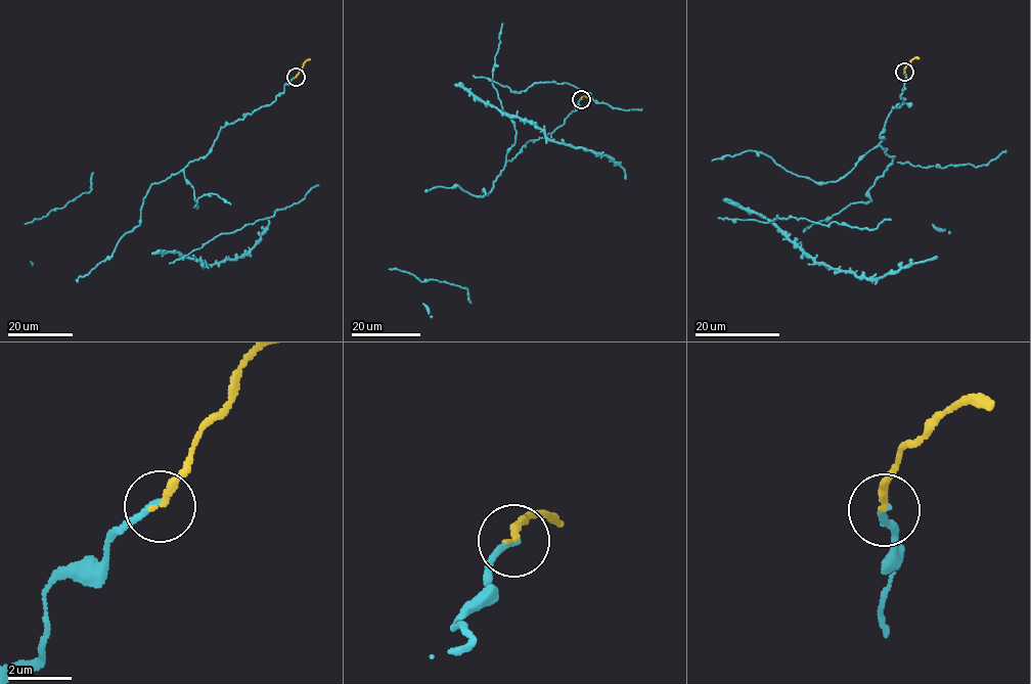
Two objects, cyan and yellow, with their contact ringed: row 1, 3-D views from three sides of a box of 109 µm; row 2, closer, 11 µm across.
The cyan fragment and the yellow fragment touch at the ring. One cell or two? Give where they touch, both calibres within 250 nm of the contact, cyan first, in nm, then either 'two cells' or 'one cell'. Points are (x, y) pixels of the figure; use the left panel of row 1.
place (296, 77); calibres 180 and 220 nm; one cell

